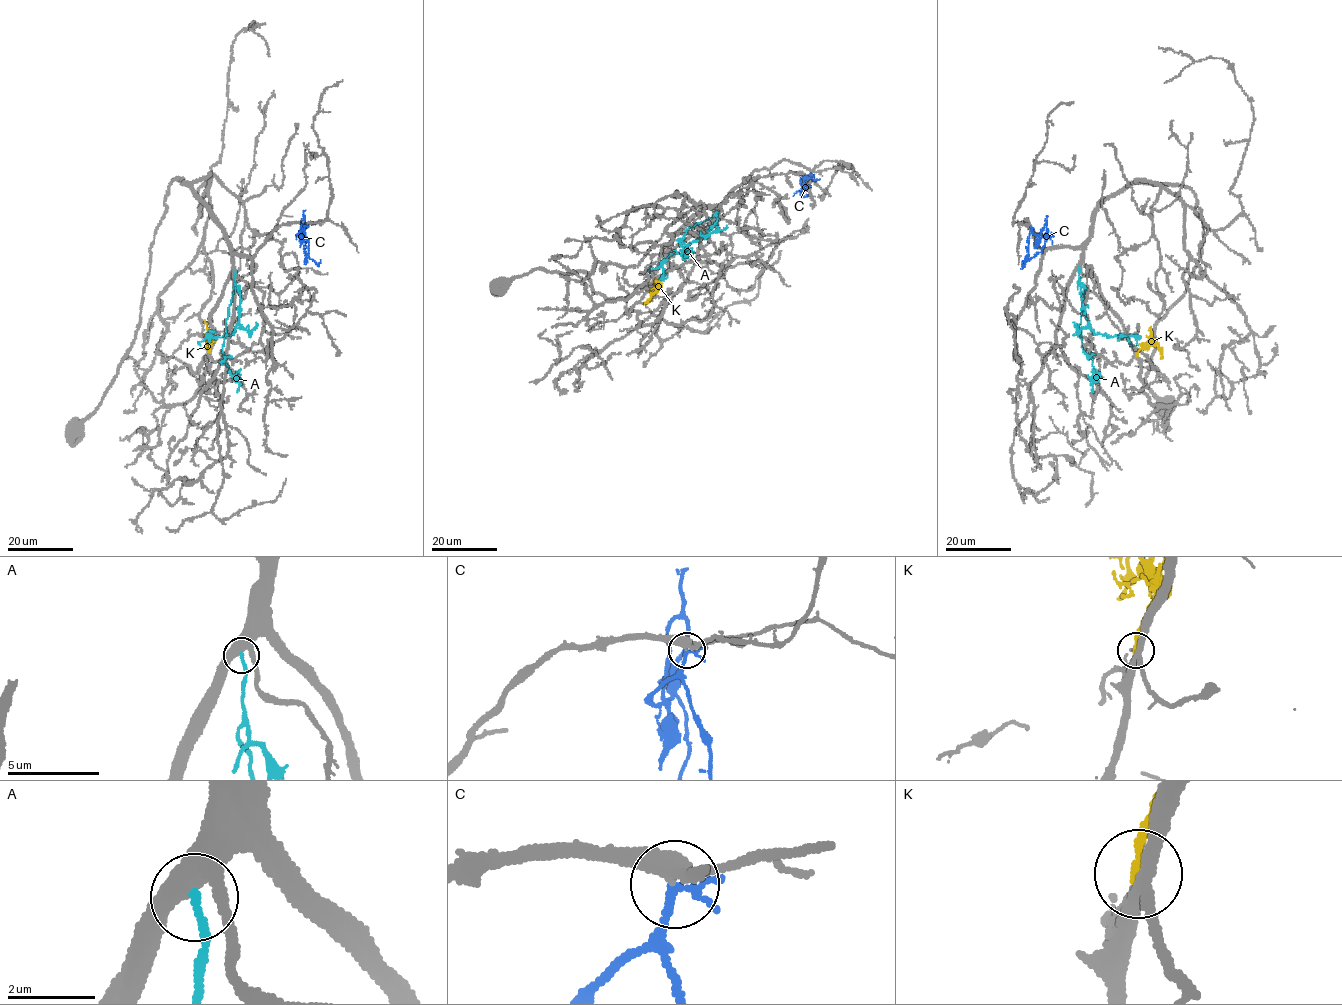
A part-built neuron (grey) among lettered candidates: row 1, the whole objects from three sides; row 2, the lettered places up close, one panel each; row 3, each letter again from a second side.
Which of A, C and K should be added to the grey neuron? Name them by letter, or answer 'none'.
C

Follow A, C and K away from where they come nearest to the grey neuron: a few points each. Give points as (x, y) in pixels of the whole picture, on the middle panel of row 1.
A: (718, 211), (685, 231), (681, 244), (683, 254), (690, 254), (684, 255)
C: (811, 173), (801, 179), (802, 191), (803, 176)
K: (655, 280), (659, 285), (648, 301), (643, 303)

